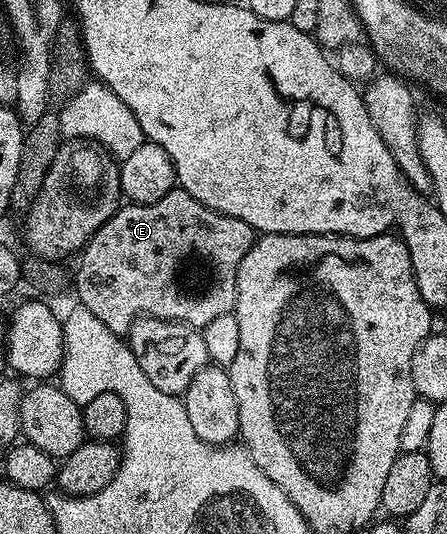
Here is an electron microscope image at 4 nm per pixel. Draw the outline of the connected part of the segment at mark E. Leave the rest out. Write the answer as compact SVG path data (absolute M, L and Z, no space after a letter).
M181 188L170 190L168 196L147 206L123 205L80 251L77 301L88 308L100 324L108 324L110 331L119 336L129 331L135 318L143 316L166 318L195 328L207 326L218 316L233 311L240 260L248 256L255 241L256 231L244 224L244 220L230 218L200 204L200 200Z

